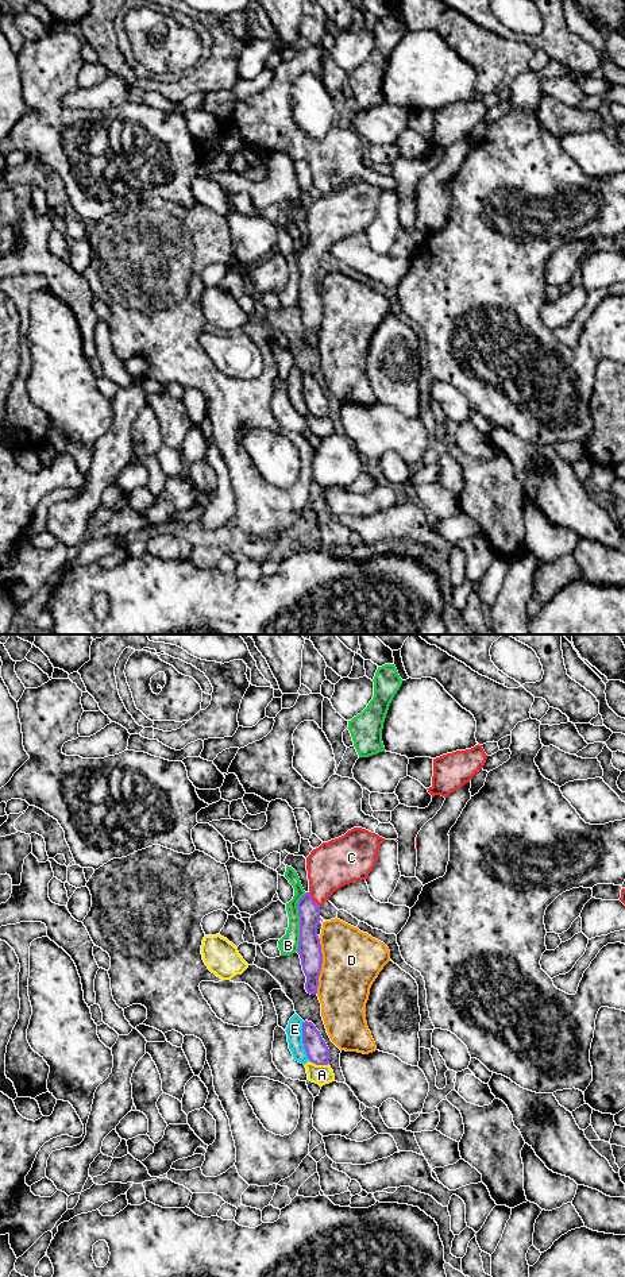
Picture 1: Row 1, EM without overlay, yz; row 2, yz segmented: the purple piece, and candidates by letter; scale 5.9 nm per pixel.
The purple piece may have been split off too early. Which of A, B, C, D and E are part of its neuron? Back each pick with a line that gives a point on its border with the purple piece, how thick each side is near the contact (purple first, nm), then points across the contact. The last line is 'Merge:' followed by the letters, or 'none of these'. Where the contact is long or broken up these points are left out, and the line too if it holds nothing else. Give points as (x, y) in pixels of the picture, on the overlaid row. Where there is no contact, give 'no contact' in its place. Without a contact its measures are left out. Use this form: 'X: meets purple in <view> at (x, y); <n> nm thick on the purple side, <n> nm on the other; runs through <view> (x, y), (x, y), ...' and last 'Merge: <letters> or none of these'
C: meets purple in yz at (312, 899); 130 nm thick on the purple side, 280 nm on the other; runs through yz (308, 911), (312, 899), (334, 864)
Merge: C

